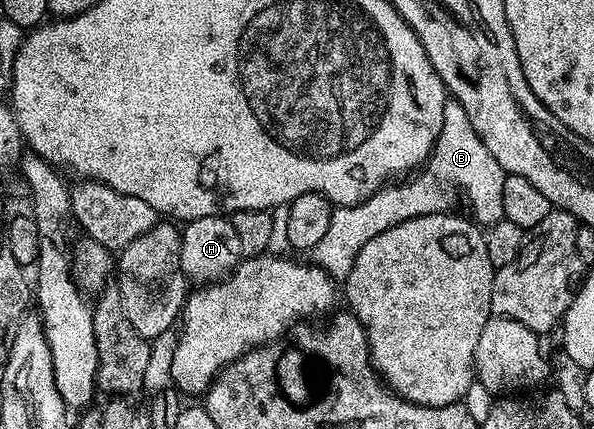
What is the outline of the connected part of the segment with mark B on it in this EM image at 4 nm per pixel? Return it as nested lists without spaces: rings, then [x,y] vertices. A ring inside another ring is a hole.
[[[448,98],[444,105],[443,127],[424,167],[408,179],[386,184],[362,203],[347,207],[336,206],[330,227],[319,244],[311,250],[312,262],[334,281],[345,280],[351,273],[351,265],[359,249],[363,249],[372,238],[411,217],[448,210],[458,187],[474,208],[472,214],[480,224],[497,223],[504,218],[503,188],[507,175],[508,172],[483,145],[463,105]]]

